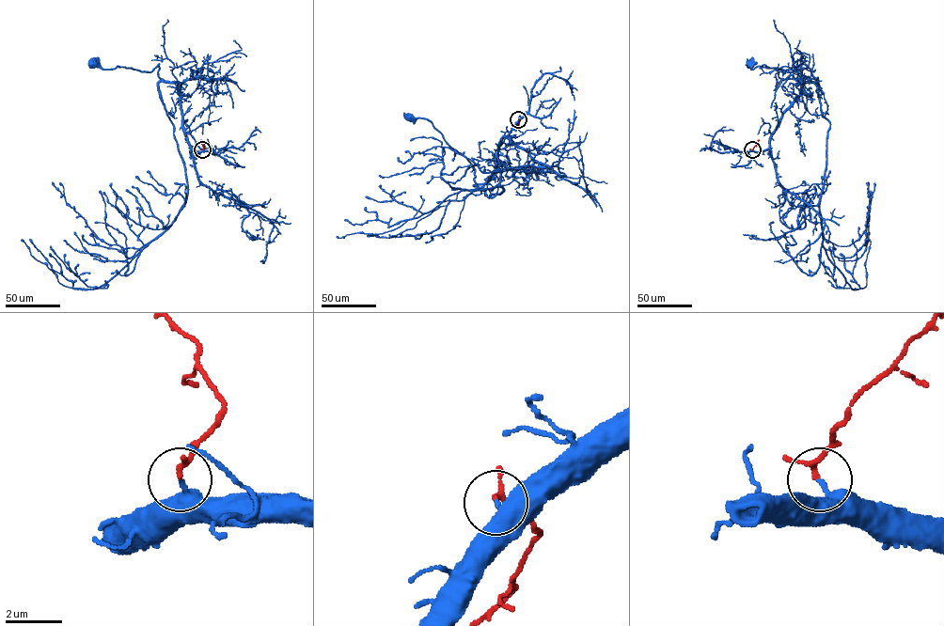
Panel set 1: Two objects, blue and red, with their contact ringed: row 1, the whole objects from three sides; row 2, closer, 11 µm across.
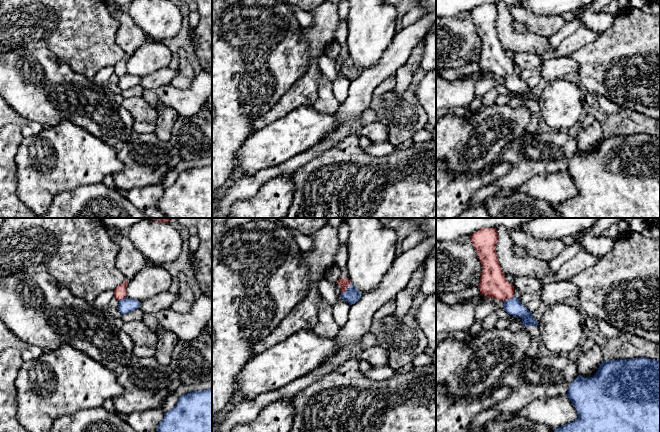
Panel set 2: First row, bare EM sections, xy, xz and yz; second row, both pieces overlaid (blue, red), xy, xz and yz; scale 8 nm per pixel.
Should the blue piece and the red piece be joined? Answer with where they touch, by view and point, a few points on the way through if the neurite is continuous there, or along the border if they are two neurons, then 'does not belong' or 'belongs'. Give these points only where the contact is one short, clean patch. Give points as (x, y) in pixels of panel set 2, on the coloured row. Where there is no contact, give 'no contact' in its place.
xz (347, 289) | across xz (351, 295), (347, 289), (344, 283) | belongs

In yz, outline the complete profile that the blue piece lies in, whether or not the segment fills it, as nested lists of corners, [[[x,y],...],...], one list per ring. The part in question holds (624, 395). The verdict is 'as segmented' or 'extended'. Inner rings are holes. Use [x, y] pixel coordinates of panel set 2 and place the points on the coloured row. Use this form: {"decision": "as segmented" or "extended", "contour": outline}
{"decision": "as segmented", "contour": [[[633,358],[603,361],[593,377],[579,375],[572,381],[566,394],[578,417],[554,432],[660,432],[660,360]]]}

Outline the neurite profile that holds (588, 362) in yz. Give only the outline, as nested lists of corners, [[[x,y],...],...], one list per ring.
[[[595,344],[589,351],[581,351],[576,362],[579,375],[584,378],[593,377],[604,361],[600,346]]]

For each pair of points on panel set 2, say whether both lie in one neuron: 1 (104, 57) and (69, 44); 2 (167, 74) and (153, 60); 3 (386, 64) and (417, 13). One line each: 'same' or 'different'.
1: same
2: different
3: different

